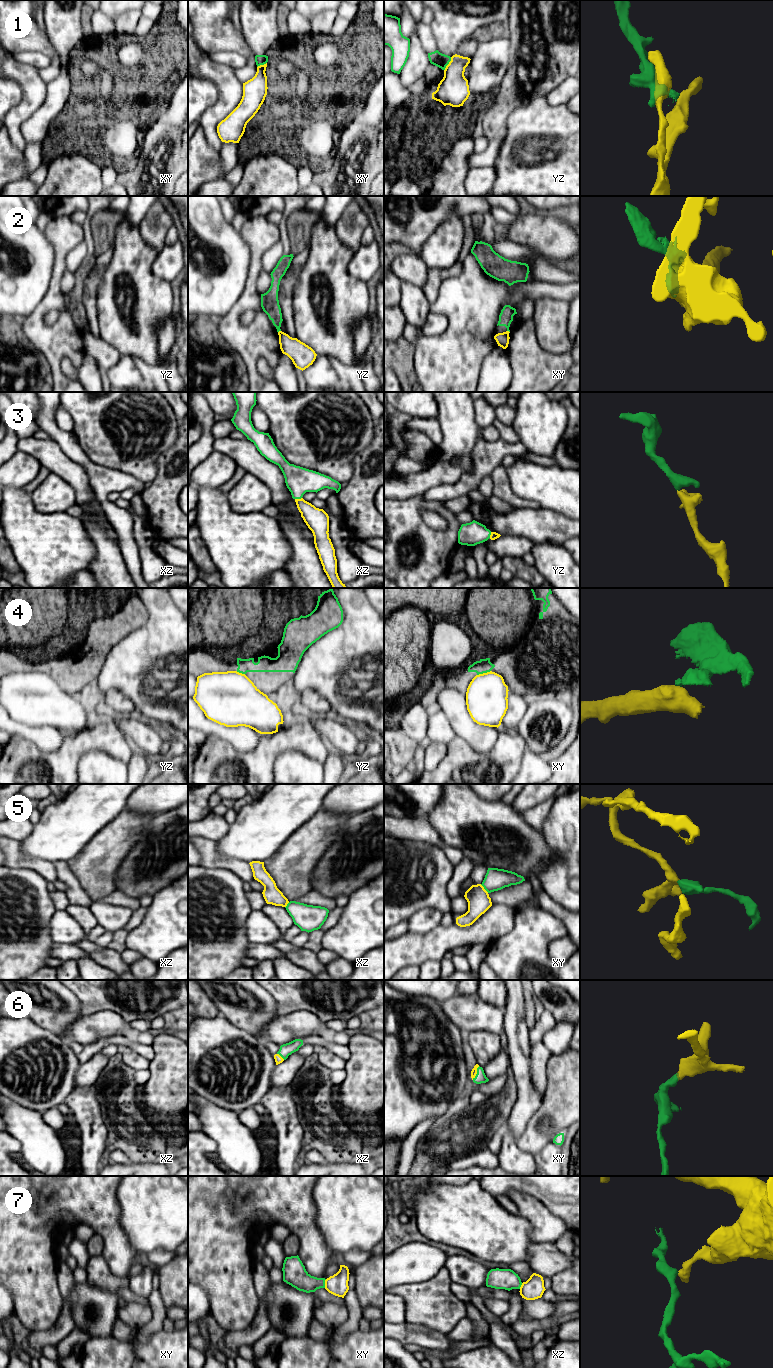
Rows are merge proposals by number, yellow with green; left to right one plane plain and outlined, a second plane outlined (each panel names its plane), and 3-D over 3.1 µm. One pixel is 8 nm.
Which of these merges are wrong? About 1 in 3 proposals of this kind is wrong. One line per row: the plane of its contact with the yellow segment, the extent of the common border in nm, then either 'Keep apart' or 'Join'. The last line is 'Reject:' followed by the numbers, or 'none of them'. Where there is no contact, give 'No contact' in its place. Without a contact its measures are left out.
1: Touches yellow in yz. Shared border 130 nm. Keep apart
2: Touches yellow in yz. Shared border 30 nm. Keep apart
3: Touches yellow in xz. Shared border 60 nm. Join
4: Touches yellow in xy. Shared border 120 nm. Keep apart
5: Touches yellow in xy. Shared border 100 nm. Keep apart
6: Touches yellow in xy. Shared border 130 nm. Join
7: Touches yellow in xy. Shared border 70 nm. Keep apart
Reject: 1, 2, 4, 5, 7

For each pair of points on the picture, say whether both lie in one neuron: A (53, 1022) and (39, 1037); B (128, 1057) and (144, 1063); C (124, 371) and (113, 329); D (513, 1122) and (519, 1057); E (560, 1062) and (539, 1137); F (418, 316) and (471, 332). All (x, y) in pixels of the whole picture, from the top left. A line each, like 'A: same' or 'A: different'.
A: different
B: same
C: different
D: same
E: same
F: different

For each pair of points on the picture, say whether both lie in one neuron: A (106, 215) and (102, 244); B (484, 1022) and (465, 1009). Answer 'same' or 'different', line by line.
A: same
B: same

